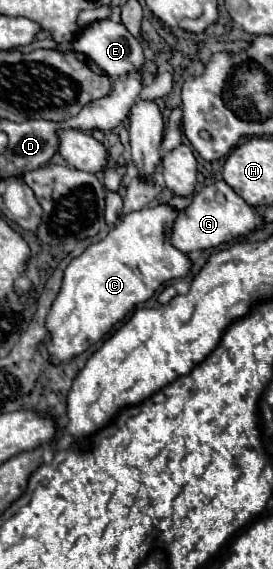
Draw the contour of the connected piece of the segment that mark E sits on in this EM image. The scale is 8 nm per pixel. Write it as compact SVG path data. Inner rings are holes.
M99 20L89 24L73 42L73 50L91 58L109 78L119 78L127 74L135 74L143 70L145 56L141 44L127 32L123 24L115 24L111 20Z

